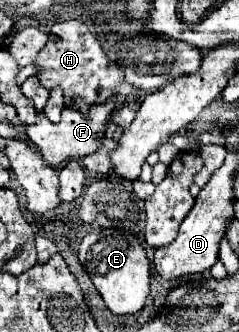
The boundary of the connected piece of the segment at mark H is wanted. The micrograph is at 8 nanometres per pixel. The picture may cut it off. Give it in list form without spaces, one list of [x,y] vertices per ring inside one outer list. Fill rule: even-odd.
[[[81,20],[57,22],[47,44],[37,54],[35,66],[39,68],[37,76],[47,90],[61,86],[63,92],[73,98],[71,102],[75,108],[81,110],[87,110],[93,102],[105,102],[109,96],[117,94],[117,86],[123,82],[123,70],[105,56],[95,34],[91,34]]]

